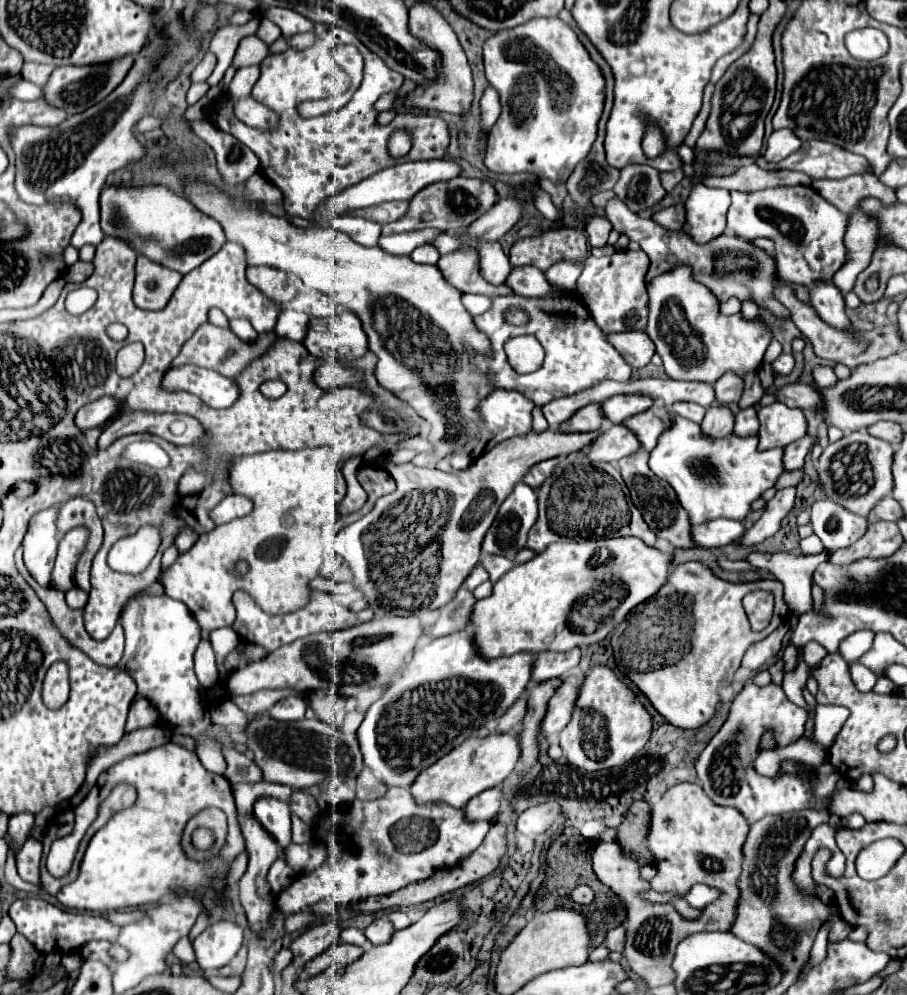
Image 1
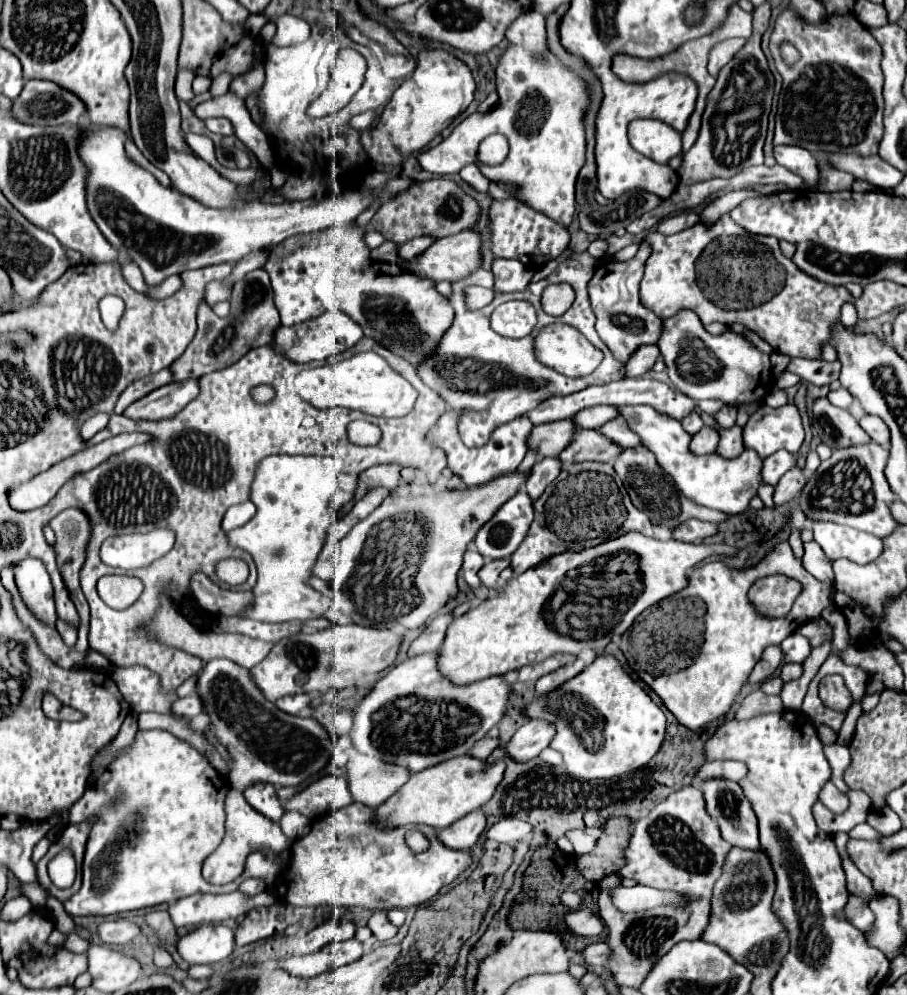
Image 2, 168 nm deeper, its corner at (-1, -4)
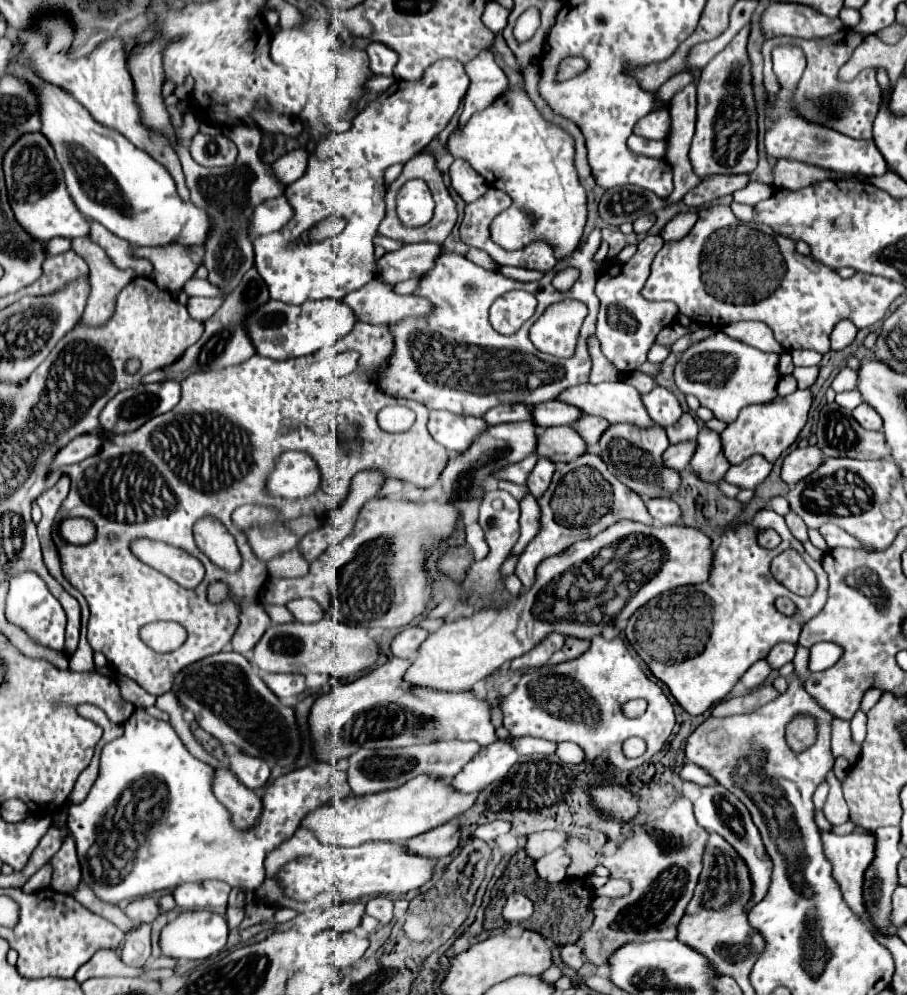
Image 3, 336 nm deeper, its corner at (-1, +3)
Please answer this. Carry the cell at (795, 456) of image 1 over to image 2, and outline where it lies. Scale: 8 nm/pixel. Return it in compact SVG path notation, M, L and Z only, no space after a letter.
M777 451L771 457L763 459L763 483L767 485L777 485L779 477L793 467L795 457L787 451Z

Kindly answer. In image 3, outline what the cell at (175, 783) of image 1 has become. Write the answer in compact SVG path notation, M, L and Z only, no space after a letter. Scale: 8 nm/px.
M137 708L123 724L125 734L109 742L101 752L101 770L87 798L81 804L69 804L67 828L75 838L83 882L93 894L109 904L121 900L143 898L159 890L175 890L185 882L223 880L231 886L247 886L257 890L265 880L265 858L277 846L293 836L303 816L329 804L333 798L349 798L351 788L347 778L335 764L319 762L301 770L293 770L277 778L265 792L265 820L251 832L235 832L229 812L213 796L213 768L189 754L169 722L151 718L143 708Z

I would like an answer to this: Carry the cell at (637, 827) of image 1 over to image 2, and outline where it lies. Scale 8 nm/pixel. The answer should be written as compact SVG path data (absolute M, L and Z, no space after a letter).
M611 817L603 825L603 833L595 843L595 849L575 857L577 871L589 879L599 881L613 875L623 865L623 851L629 841L629 821L625 817Z

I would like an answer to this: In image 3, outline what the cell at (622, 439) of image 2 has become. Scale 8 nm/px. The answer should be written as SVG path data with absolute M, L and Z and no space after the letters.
M583 414L581 420L579 420L579 424L575 428L579 428L579 432L587 440L587 444L593 446L593 444L599 442L599 438L603 436L603 432L609 426L611 424L607 420L603 420L603 418L599 418L599 416L587 416L587 414Z

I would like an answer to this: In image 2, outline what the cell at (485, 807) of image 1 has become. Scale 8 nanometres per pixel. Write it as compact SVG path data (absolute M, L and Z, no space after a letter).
M475 811L471 815L465 815L457 823L453 823L451 827L441 829L439 841L443 845L447 845L449 849L469 851L477 843L483 829L485 829L485 815L481 811Z

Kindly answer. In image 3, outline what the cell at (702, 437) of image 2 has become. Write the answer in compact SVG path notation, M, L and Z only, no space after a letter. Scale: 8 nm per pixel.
M685 440L685 442L669 446L667 452L663 454L663 458L667 460L669 468L675 468L681 472L683 468L689 466L691 458L695 456L695 450L697 450L697 440Z

